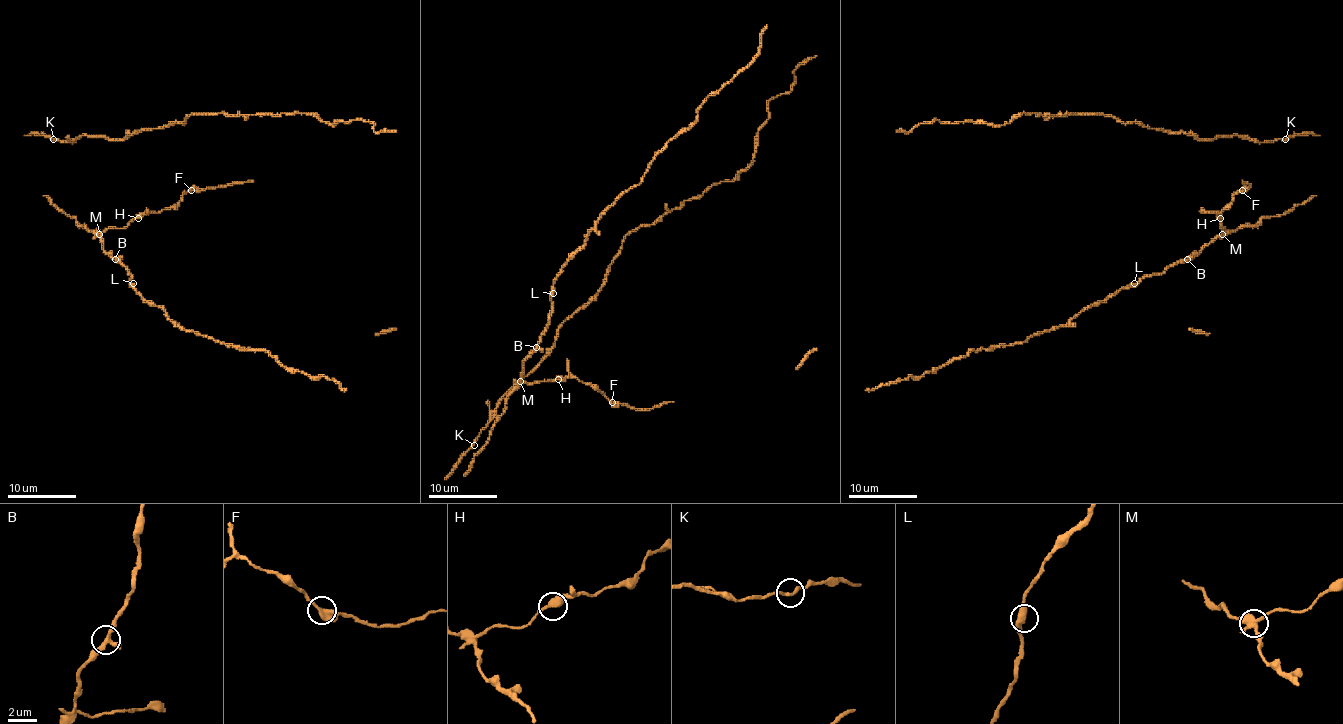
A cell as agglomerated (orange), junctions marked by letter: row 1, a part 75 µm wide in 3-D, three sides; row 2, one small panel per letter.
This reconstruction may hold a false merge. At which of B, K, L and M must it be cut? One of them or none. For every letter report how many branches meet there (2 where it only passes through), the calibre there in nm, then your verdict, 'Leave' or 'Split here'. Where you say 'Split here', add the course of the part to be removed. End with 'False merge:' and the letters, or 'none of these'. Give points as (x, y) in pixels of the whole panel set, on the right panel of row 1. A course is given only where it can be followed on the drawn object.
B: Branches: 3. Thickness 320 nm. Leave
K: Branches: 2. Thickness 220 nm. Leave
L: Branches: 2. Thickness 440 nm. Leave
M: Branches: 3. Thickness 400 nm. Split here. Course of the part to remove: (1222, 233), (1223, 228), (1216, 213), (1235, 194), (1249, 187), (1242, 180)
False merge: M

